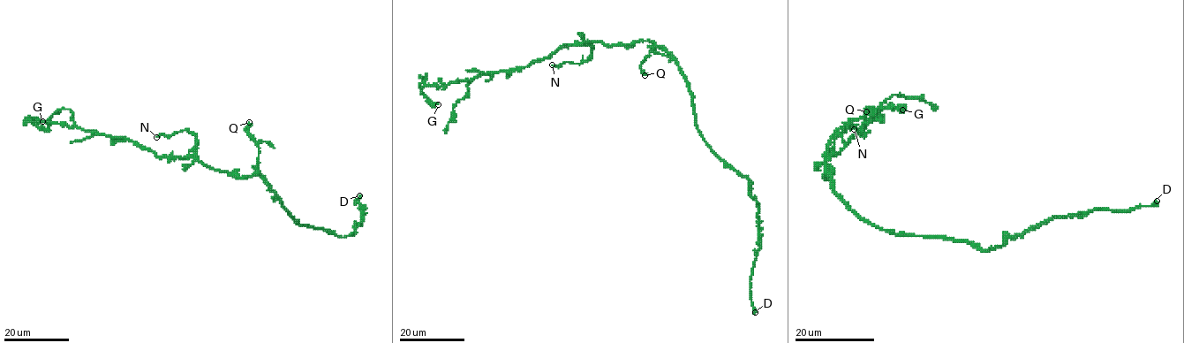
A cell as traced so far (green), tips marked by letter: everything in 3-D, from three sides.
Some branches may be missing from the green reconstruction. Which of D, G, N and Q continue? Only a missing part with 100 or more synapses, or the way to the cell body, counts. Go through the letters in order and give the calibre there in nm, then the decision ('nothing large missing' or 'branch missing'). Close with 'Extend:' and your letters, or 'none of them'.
D: calibre 320 nm; branch missing
G: calibre 320 nm; nothing large missing
N: calibre 400 nm; nothing large missing
Q: calibre 360 nm; nothing large missing
Extend: D

